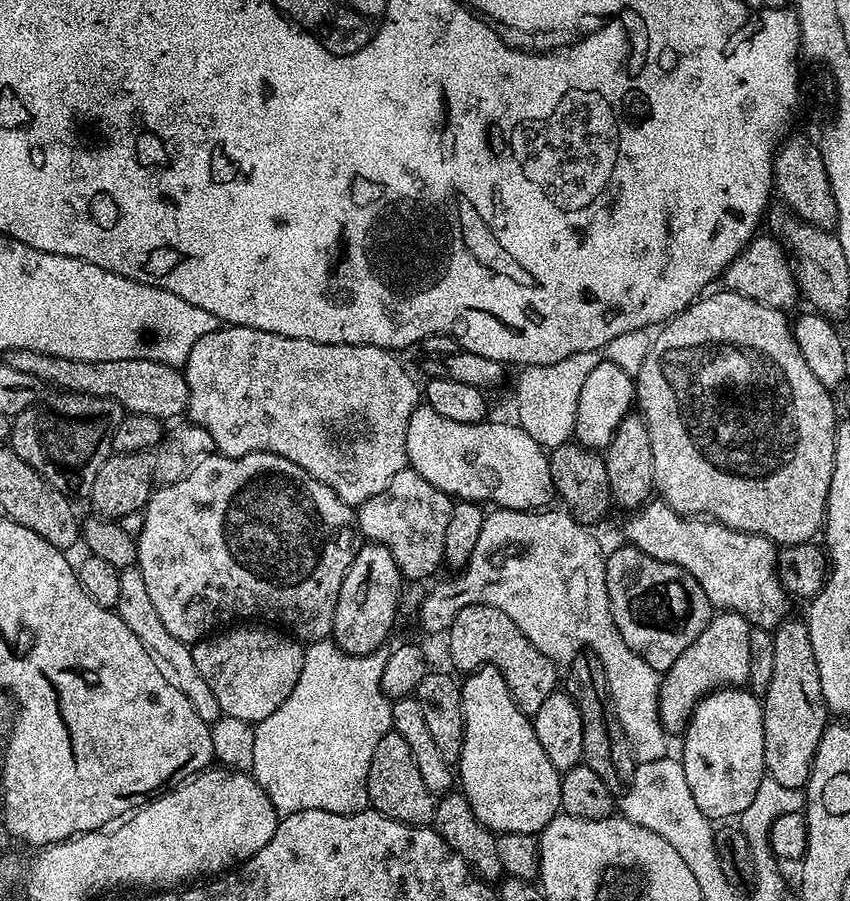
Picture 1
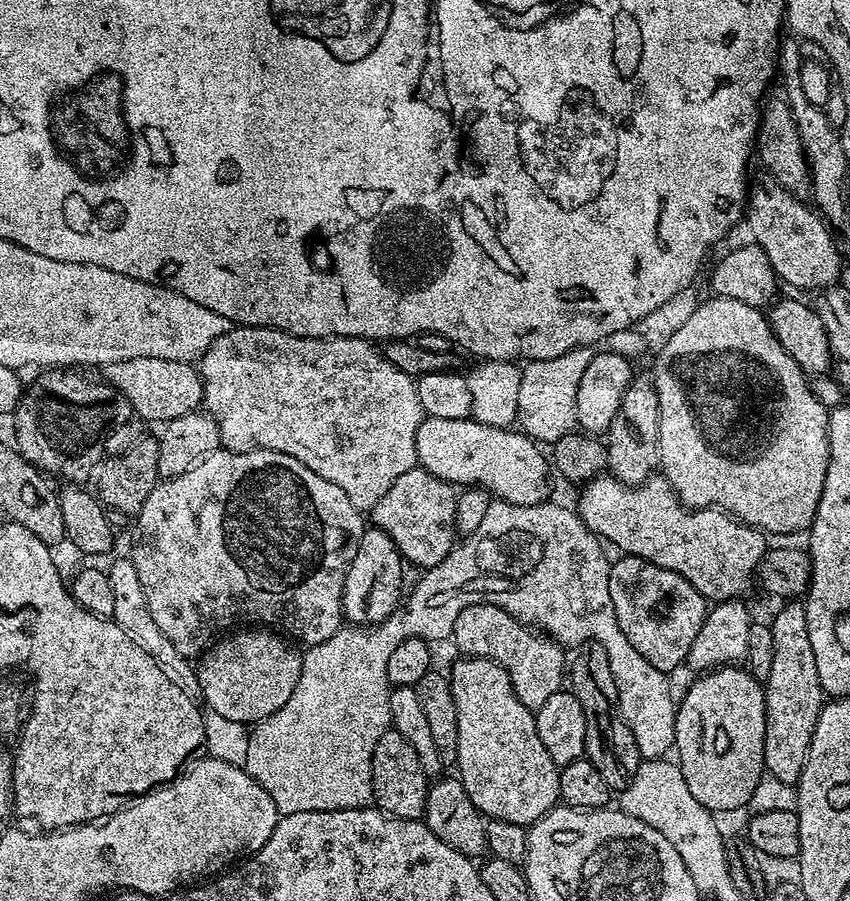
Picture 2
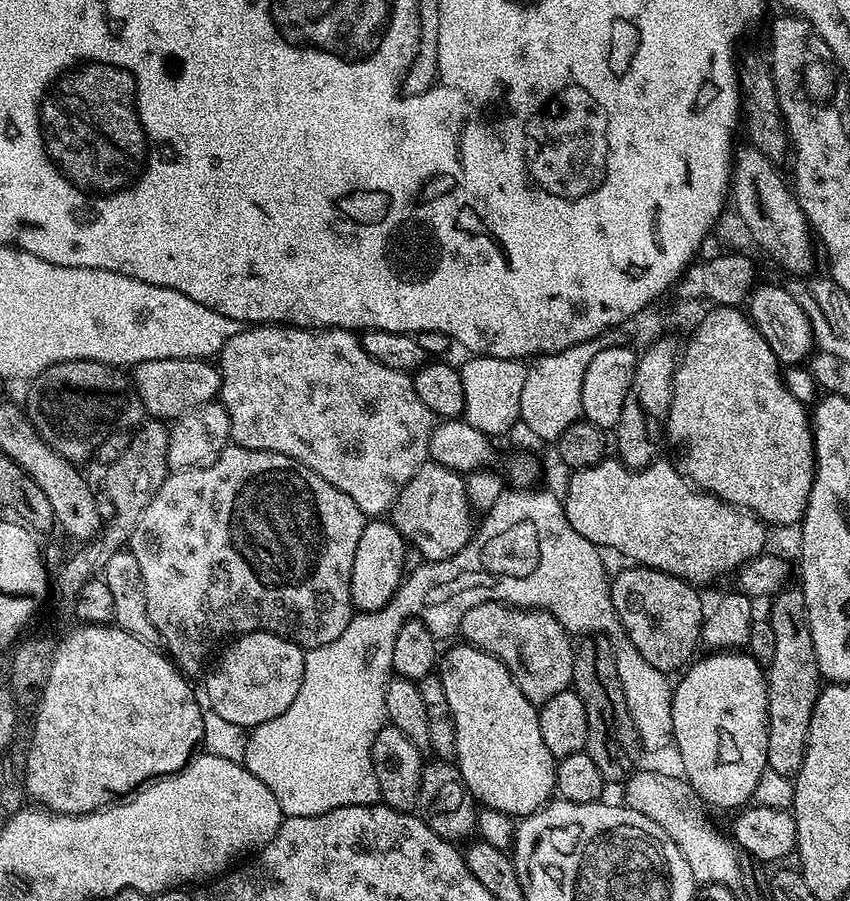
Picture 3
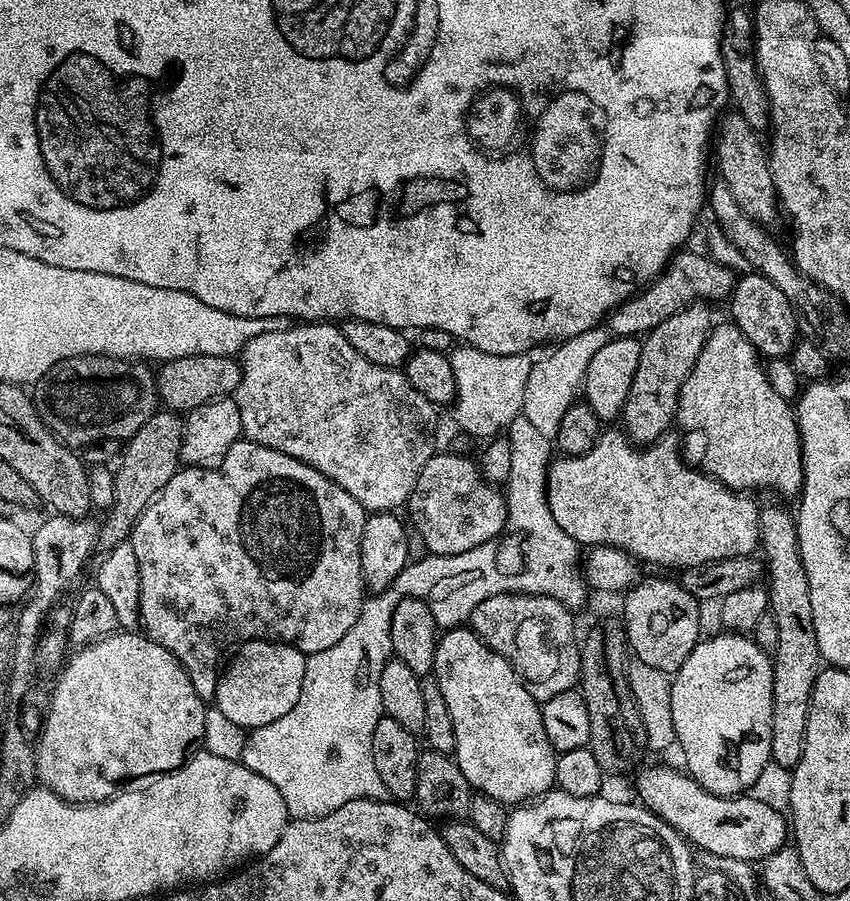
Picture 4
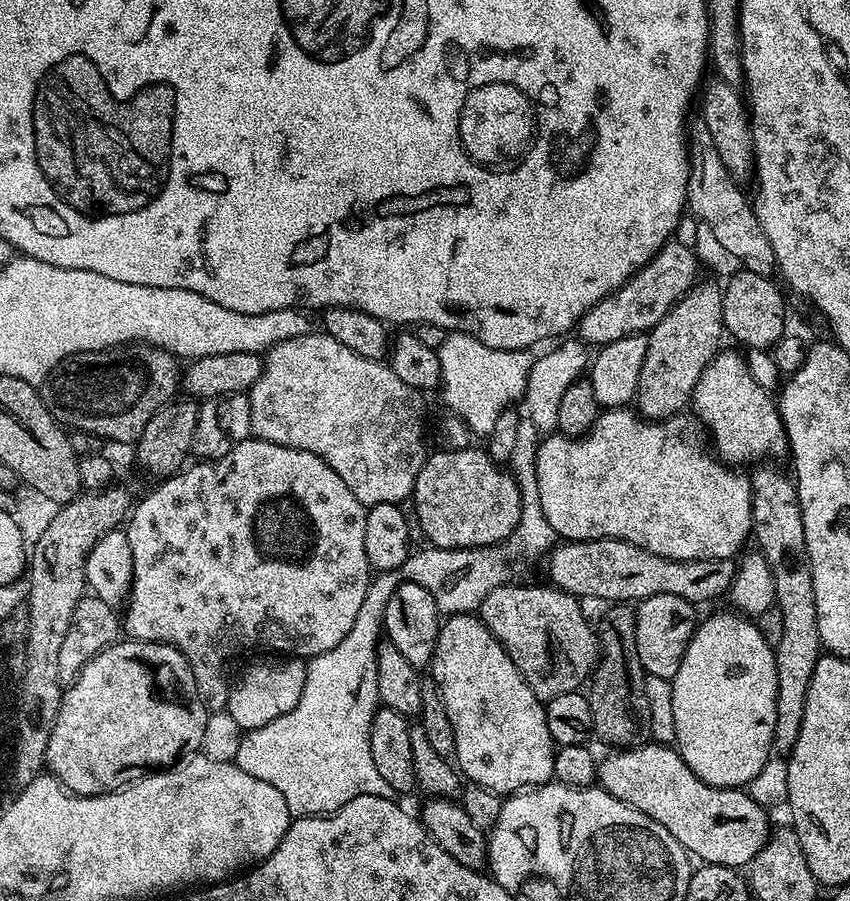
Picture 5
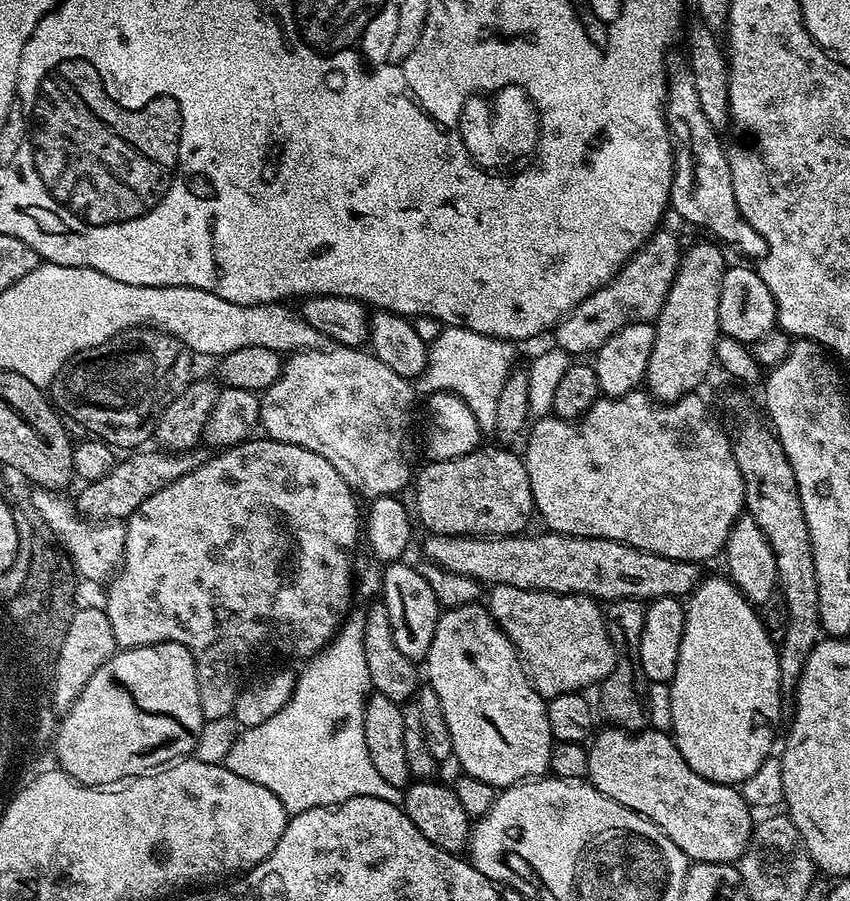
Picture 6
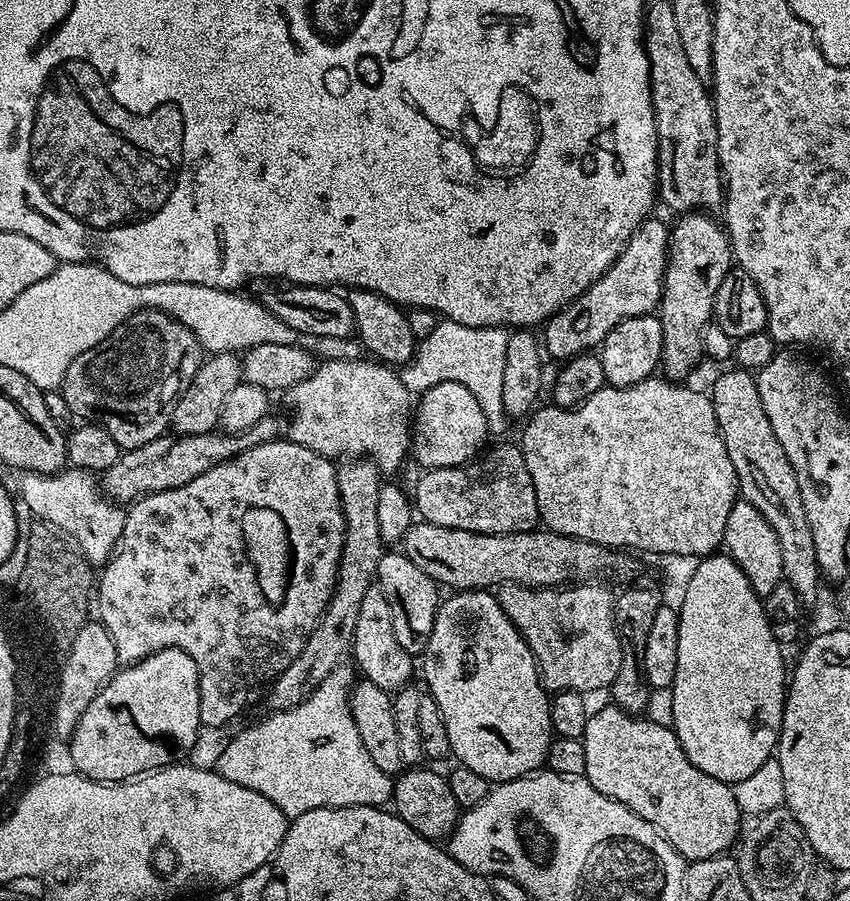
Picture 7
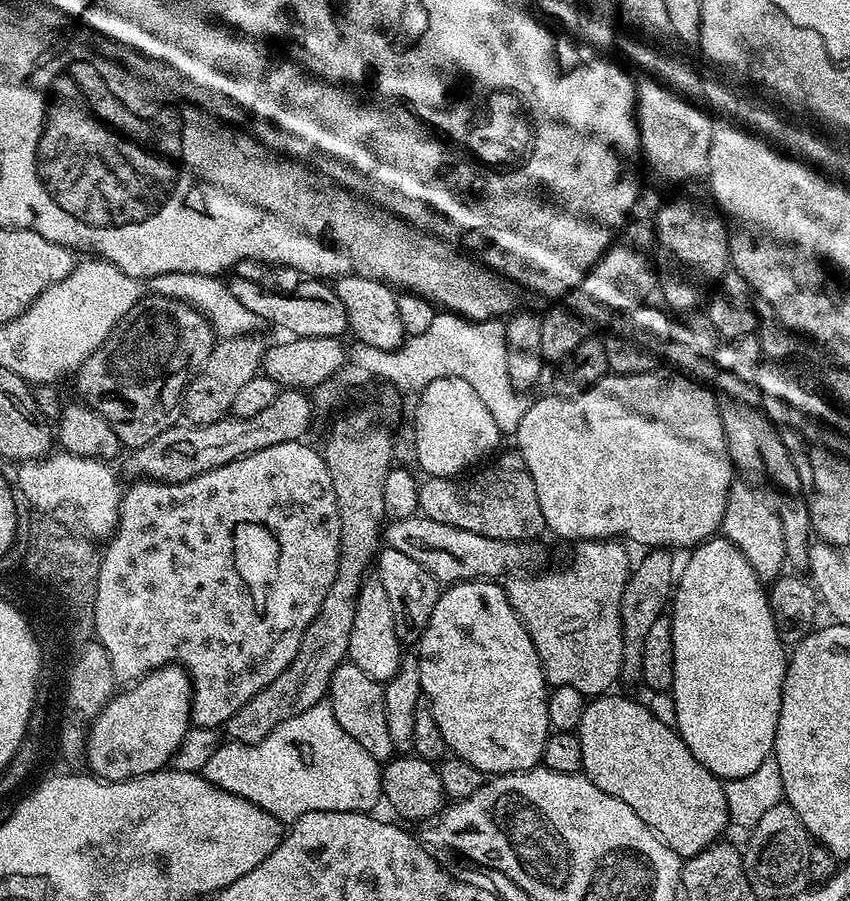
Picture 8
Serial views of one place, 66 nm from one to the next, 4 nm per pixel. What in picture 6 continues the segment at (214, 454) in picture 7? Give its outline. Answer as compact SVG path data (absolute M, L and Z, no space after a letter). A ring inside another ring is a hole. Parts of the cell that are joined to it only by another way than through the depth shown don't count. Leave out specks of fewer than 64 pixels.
M136 450L125 458L117 459L116 465L106 474L106 478L87 481L84 488L77 496L74 503L77 512L81 516L95 522L98 520L122 520L127 521L129 516L150 498L150 494L158 494L170 482L178 482L186 474L190 474L197 466L204 463L205 453L200 450L191 452L170 452L167 450L155 450L156 452L144 452L148 450Z

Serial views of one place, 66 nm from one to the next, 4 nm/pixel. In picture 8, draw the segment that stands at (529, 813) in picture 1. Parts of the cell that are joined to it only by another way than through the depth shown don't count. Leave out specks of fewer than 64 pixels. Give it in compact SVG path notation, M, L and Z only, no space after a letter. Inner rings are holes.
M477 578L475 580L463 580L461 584L447 585L441 591L438 602L434 606L434 614L430 614L430 622L426 622L426 630L420 635L418 641L418 659L420 661L420 677L422 678L423 699L430 702L434 722L438 722L438 730L442 730L442 738L448 743L448 752L455 754L459 759L470 762L479 772L485 774L503 774L505 772L527 772L529 768L535 768L543 761L544 747L550 735L548 726L548 694L549 685L544 678L544 667L540 665L538 650L526 634L526 626L514 614L514 606L506 598L503 587L495 579Z

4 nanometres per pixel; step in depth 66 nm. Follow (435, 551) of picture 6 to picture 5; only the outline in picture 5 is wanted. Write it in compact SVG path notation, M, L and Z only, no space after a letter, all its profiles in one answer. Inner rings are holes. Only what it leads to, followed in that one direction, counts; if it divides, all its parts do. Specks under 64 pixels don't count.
M570 540L560 542L547 553L548 576L555 587L571 596L585 598L593 596L604 602L639 602L654 594L678 594L678 598L686 598L694 606L701 606L707 600L716 600L725 595L732 579L736 577L736 560L667 560L658 554L650 554L650 550L634 546L625 540Z

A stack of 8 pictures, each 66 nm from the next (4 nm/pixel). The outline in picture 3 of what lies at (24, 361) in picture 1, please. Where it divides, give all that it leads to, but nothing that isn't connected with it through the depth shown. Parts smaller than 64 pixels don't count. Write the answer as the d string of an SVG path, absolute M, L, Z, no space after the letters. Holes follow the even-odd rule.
M158 358L131 369L130 379L149 417L171 422L203 404L211 404L220 395L220 369L211 359Z

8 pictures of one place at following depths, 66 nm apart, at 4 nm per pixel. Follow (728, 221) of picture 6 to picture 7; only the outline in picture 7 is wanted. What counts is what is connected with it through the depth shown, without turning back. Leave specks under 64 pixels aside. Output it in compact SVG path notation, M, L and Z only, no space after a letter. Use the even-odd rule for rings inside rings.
M666 2L647 5L646 47L652 67L659 203L673 208L676 214L719 209L724 203L724 178L720 174L714 100L705 81L694 74L682 51L682 42L678 42L678 26L674 26L674 14Z

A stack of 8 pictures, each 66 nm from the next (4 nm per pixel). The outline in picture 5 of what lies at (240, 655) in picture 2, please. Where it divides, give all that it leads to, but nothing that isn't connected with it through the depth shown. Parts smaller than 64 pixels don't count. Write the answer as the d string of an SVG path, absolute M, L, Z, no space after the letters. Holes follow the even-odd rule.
M268 658L265 664L252 664L240 677L235 677L234 683L228 689L228 706L226 711L241 730L266 726L274 722L282 714L294 710L298 706L298 698L302 698L302 686L306 686L306 664L300 658Z

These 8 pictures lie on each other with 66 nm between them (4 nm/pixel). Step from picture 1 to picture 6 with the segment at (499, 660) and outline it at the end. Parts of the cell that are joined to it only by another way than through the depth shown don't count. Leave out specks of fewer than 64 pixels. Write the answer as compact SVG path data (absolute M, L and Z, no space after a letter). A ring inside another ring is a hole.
M494 584L487 589L488 600L486 599L486 607L488 613L494 618L494 622L506 634L506 638L510 638L510 642L516 648L516 653L520 659L524 661L524 666L528 674L529 680L532 681L532 686L535 688L539 696L551 698L558 694L566 694L567 692L580 692L581 690L588 690L593 686L599 685L609 676L616 665L616 648L612 645L612 639L608 633L608 627L604 621L604 608L601 607L597 601L593 600L591 596L575 596L573 592L570 594L558 594L557 592L535 592L534 590L522 590L518 586L510 586L509 584Z

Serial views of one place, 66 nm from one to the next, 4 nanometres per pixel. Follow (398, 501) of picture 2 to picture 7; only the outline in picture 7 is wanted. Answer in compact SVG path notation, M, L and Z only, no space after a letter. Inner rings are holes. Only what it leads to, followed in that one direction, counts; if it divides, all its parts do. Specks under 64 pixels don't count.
M504 444L496 448L485 460L477 459L475 462L461 464L458 468L429 468L423 473L424 477L416 484L416 496L414 492L414 508L419 519L426 524L434 526L450 526L454 530L470 530L478 534L514 534L515 532L531 532L541 523L540 511L538 510L538 498L534 494L534 482L530 470L526 470L523 447L512 444Z

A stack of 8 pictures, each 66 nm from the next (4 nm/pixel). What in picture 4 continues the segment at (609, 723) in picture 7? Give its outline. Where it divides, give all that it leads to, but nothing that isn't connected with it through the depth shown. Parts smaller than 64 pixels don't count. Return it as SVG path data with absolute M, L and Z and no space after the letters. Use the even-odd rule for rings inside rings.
M644 768L635 773L636 792L639 803L654 816L659 816L671 828L683 836L693 849L701 848L712 856L721 856L724 862L741 862L740 860L757 860L763 862L770 854L785 847L790 836L790 824L785 813L774 806L766 806L766 802L758 802L751 794L743 796L715 796L706 791L696 780L683 771L675 772L672 768Z

